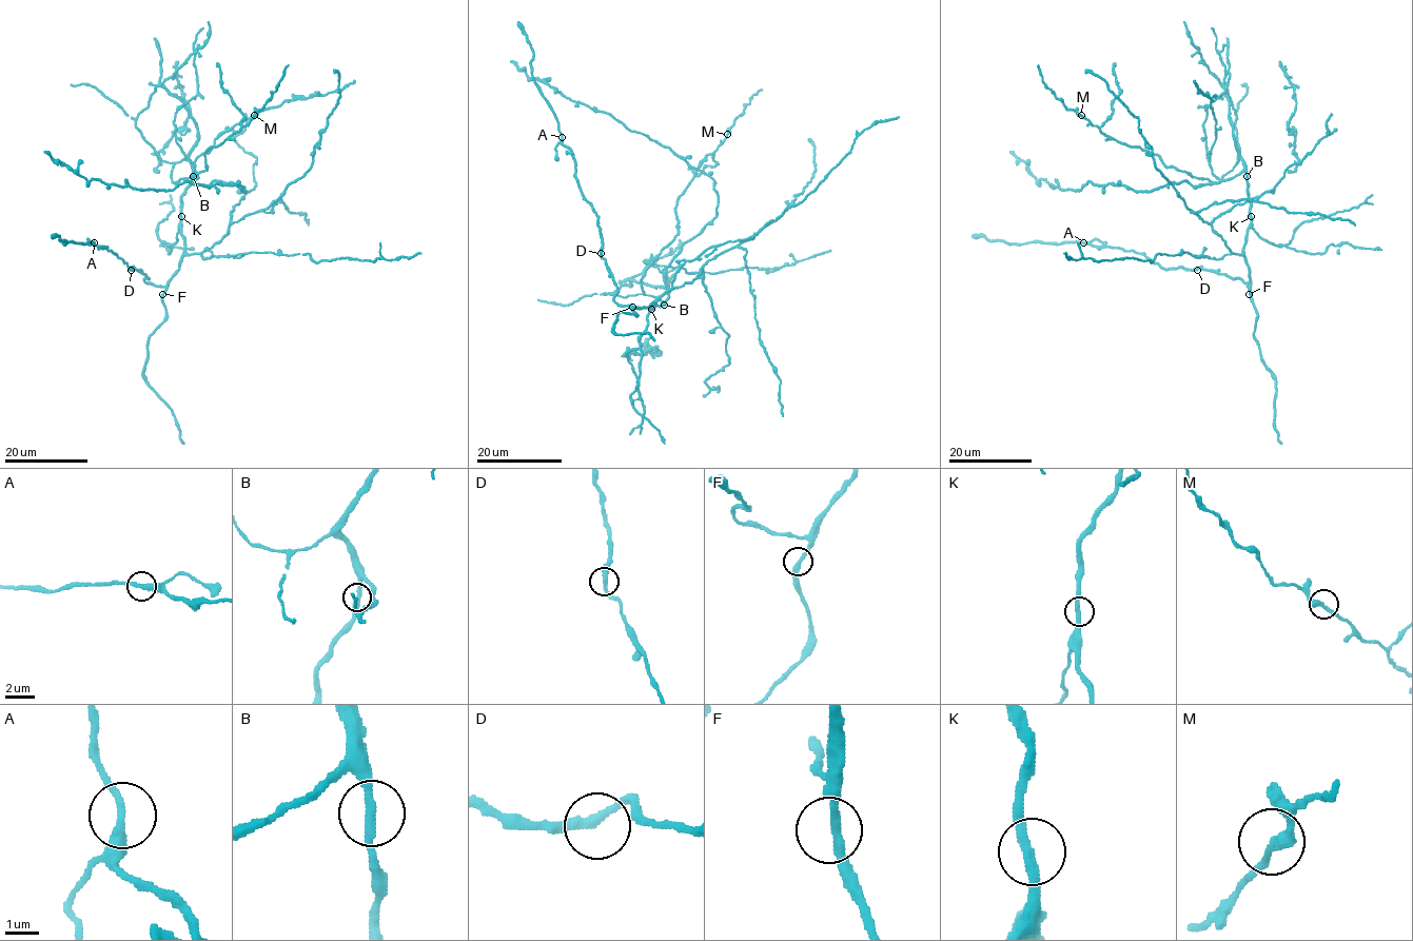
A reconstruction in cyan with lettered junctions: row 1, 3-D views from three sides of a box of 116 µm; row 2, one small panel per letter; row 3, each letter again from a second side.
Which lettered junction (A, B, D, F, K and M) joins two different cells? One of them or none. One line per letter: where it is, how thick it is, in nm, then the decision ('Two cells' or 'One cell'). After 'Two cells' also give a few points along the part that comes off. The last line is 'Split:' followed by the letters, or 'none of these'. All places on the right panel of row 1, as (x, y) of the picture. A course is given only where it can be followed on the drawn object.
A: Place: (1083, 242). Thickness 280 nm. One cell
B: Place: (1247, 176). Thickness 280 nm. One cell
D: Place: (1197, 270). Thickness 300 nm. One cell
F: Place: (1249, 294). Thickness 280 nm. One cell
K: Place: (1251, 216). Thickness 280 nm. One cell
M: Place: (1081, 115). Thickness 280 nm. One cell
Split: none of these

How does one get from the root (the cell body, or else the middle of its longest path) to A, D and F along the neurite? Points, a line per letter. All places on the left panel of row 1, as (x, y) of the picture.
A: (181, 199), (184, 255), (164, 287), (146, 283), (140, 271), (129, 269), (106, 247), (94, 242)
D: (181, 199), (184, 255), (176, 274), (164, 287), (155, 287), (144, 281), (148, 278), (140, 271), (131, 270)
F: (181, 199), (184, 255), (162, 294)

